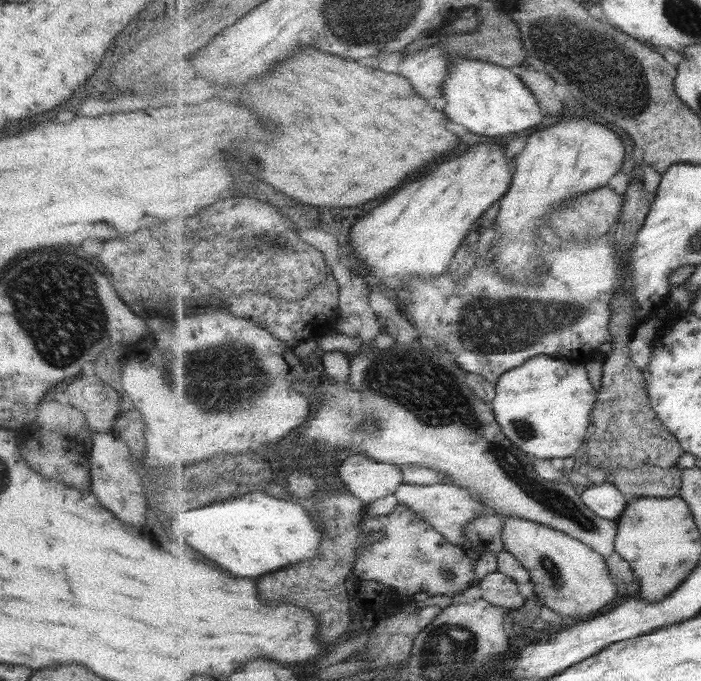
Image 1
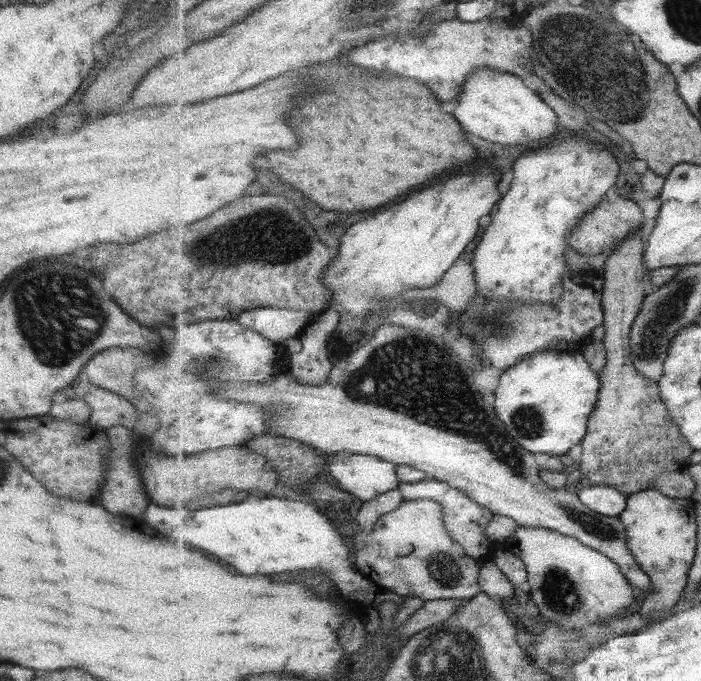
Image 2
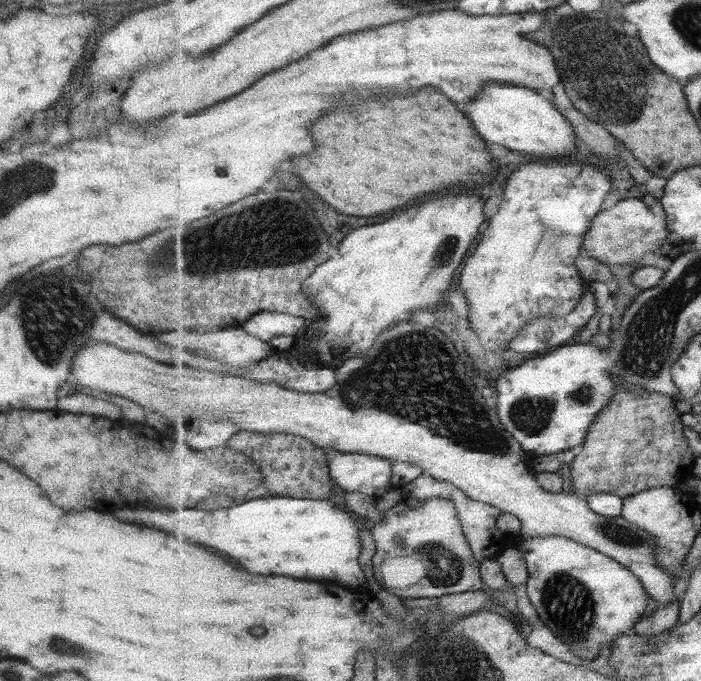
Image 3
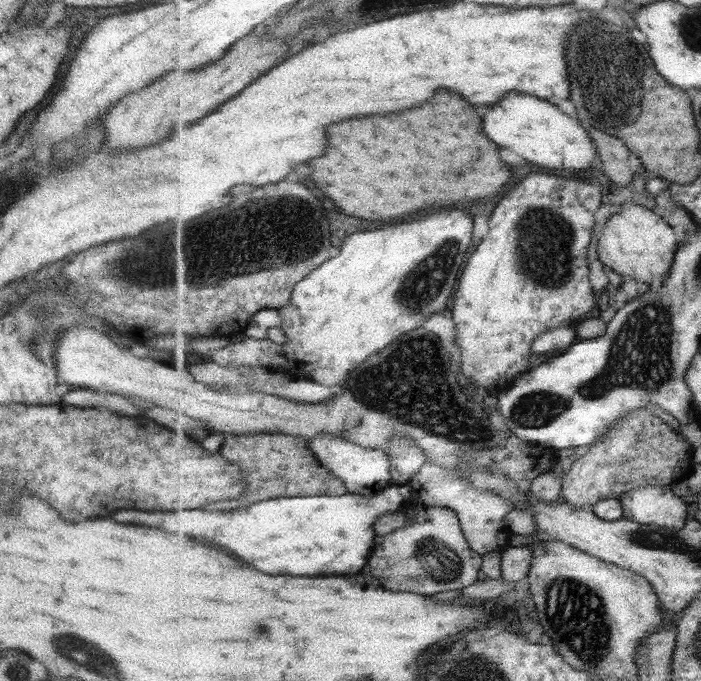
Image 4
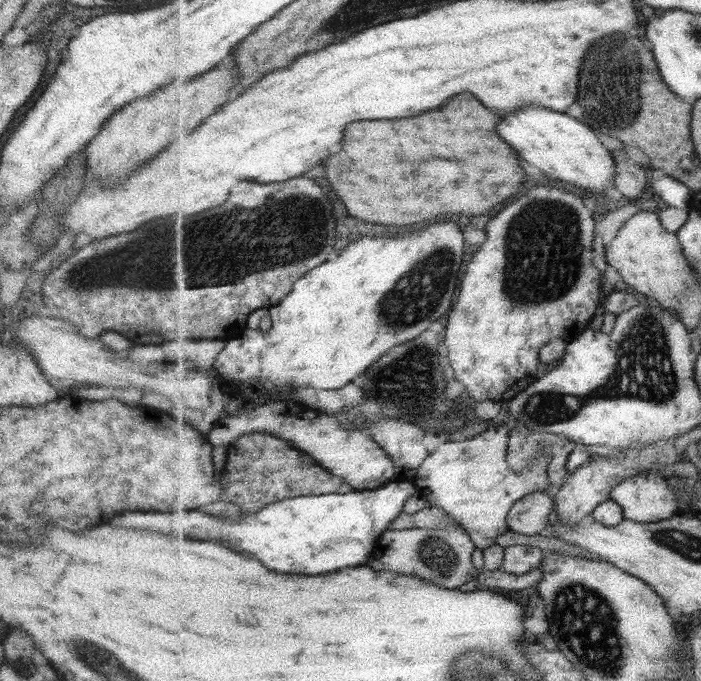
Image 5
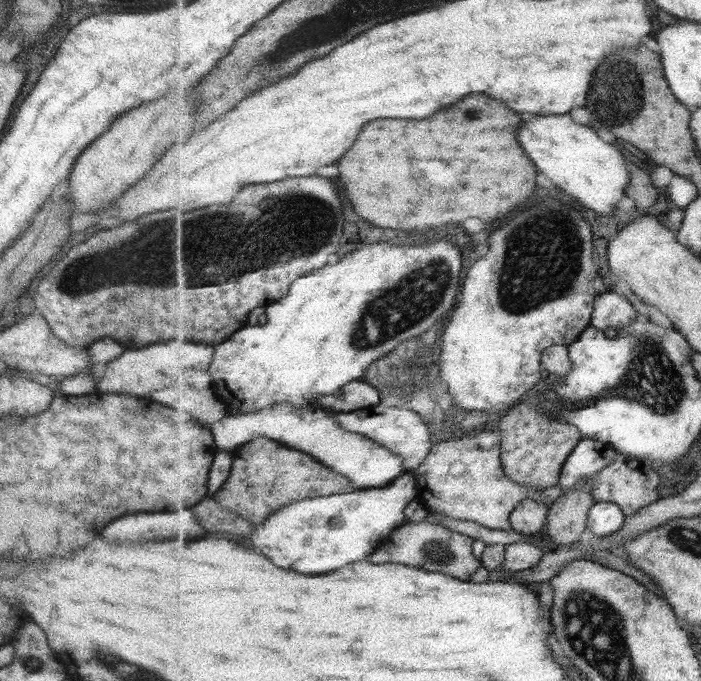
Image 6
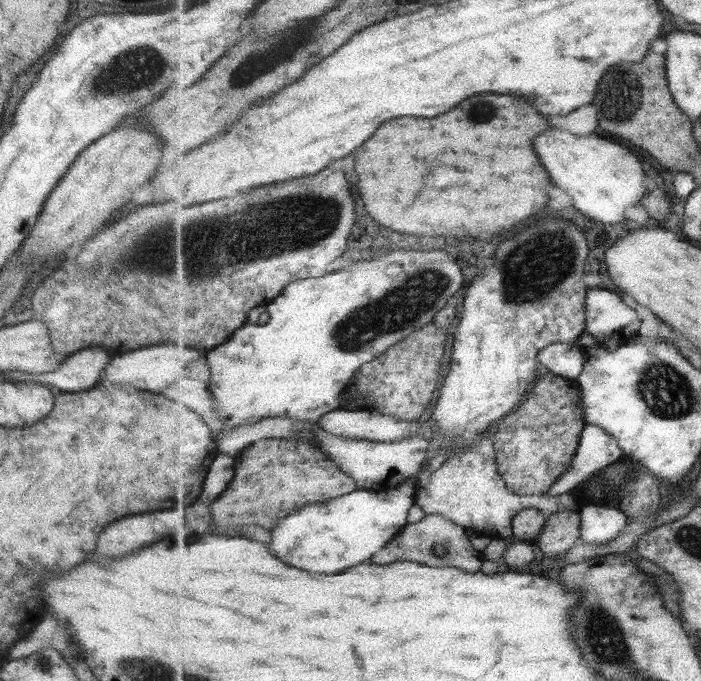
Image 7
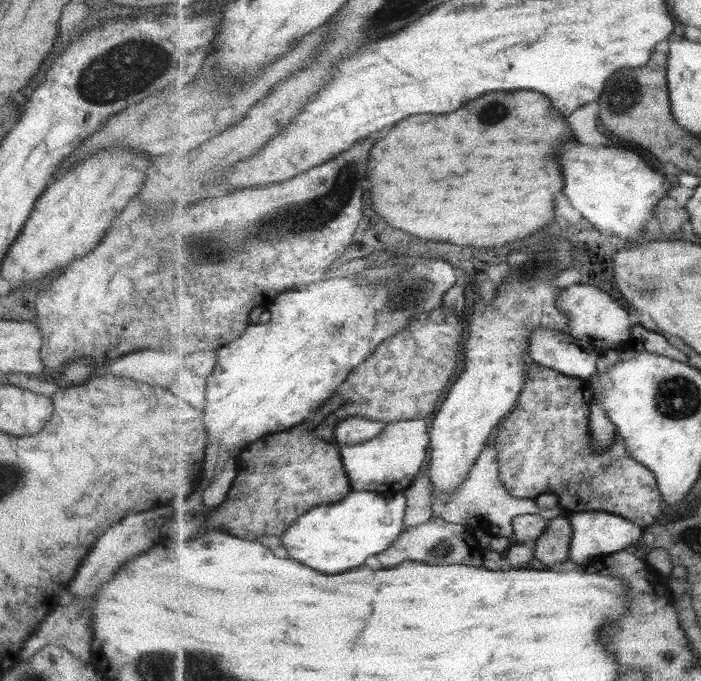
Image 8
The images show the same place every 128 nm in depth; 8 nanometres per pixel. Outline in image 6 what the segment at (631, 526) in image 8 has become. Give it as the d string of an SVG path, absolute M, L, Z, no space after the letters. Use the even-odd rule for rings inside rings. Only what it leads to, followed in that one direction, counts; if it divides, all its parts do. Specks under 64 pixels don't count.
M607 501L598 502L590 508L588 528L597 536L606 537L621 530L626 517L618 504Z

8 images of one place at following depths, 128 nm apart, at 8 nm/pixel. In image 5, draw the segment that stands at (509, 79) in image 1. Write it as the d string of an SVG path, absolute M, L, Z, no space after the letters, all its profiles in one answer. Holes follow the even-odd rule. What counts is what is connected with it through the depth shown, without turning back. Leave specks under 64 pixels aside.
M532 104L512 112L503 124L499 124L499 134L521 154L523 160L541 168L547 176L601 195L606 189L613 189L618 166L609 148L599 140L599 133L579 120L567 113Z

